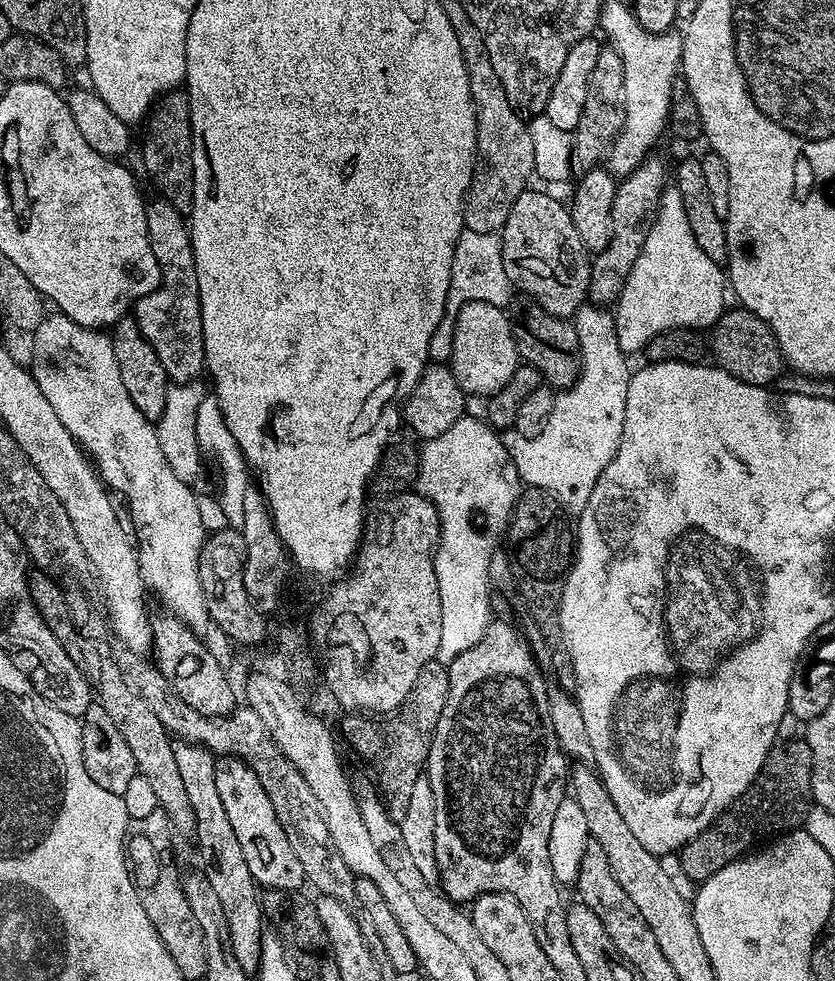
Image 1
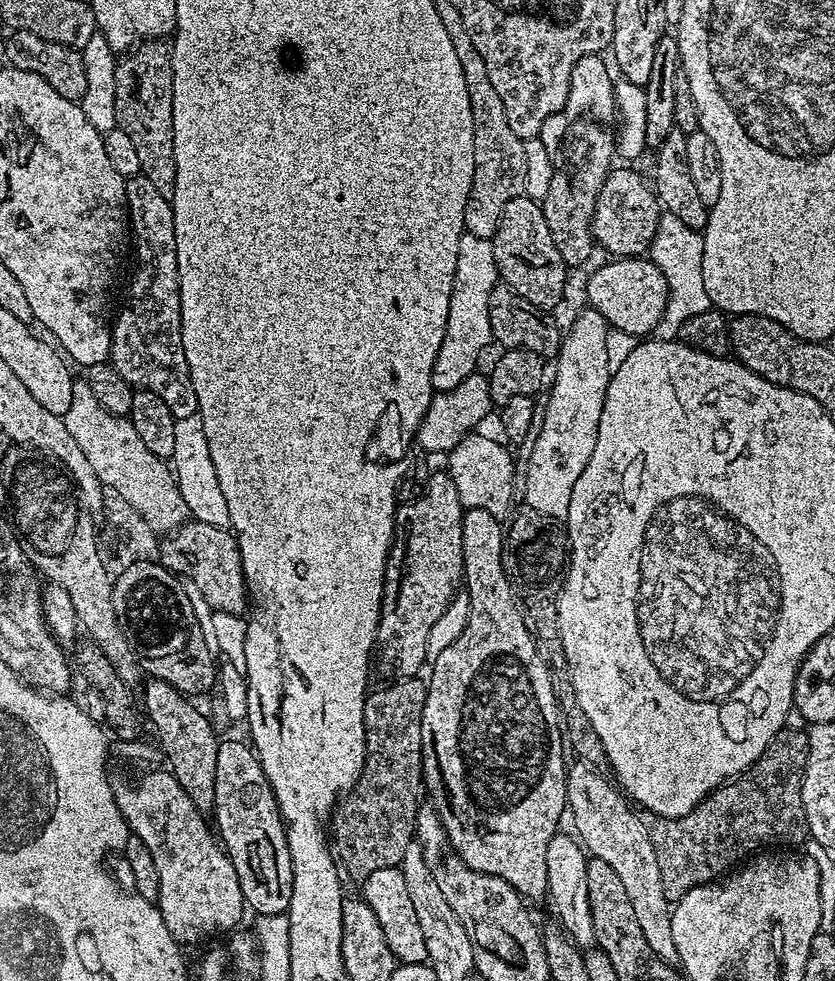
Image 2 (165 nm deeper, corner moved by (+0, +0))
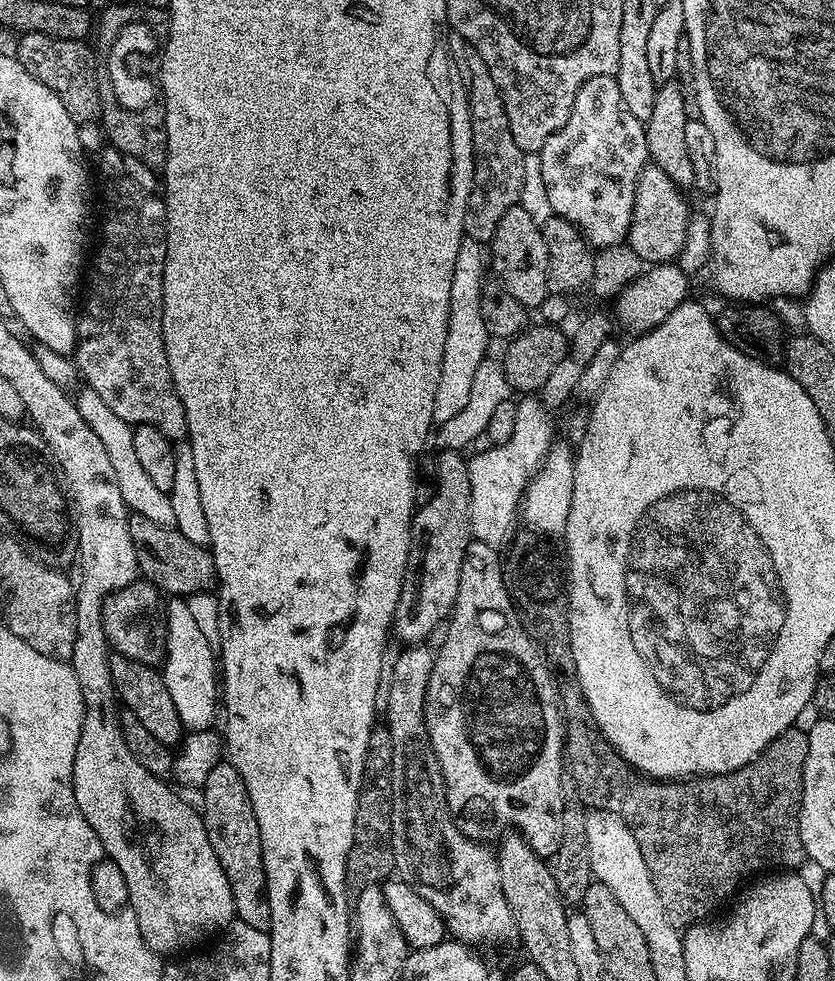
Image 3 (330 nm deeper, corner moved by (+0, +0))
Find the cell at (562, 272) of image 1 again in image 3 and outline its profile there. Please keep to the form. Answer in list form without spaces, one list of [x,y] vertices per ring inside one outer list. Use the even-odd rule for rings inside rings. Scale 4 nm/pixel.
[[[519,206],[506,210],[502,214],[502,222],[494,230],[494,238],[490,242],[490,268],[494,271],[495,279],[518,302],[522,302],[529,310],[539,309],[541,304],[550,295],[548,291],[548,255],[546,254],[546,242],[544,241],[544,229],[541,225],[526,214],[526,210]]]

